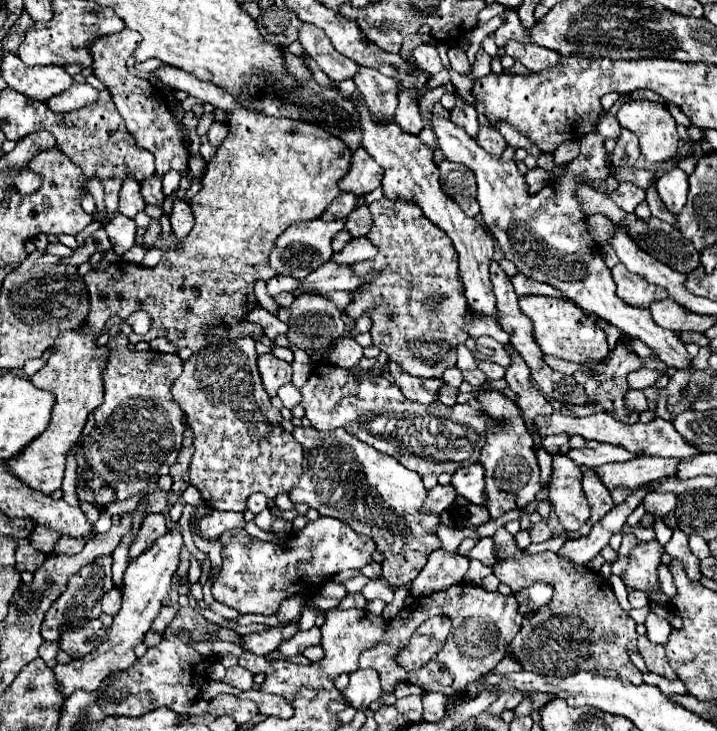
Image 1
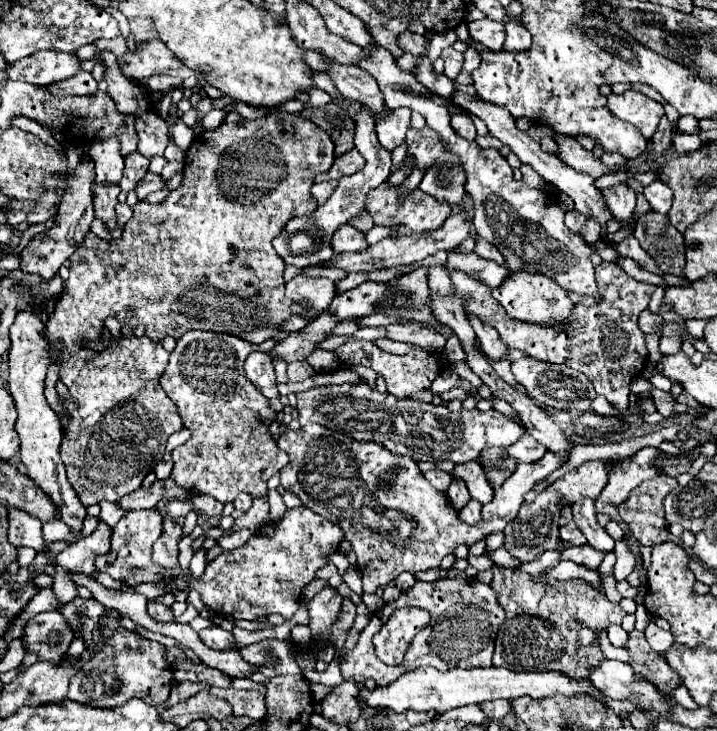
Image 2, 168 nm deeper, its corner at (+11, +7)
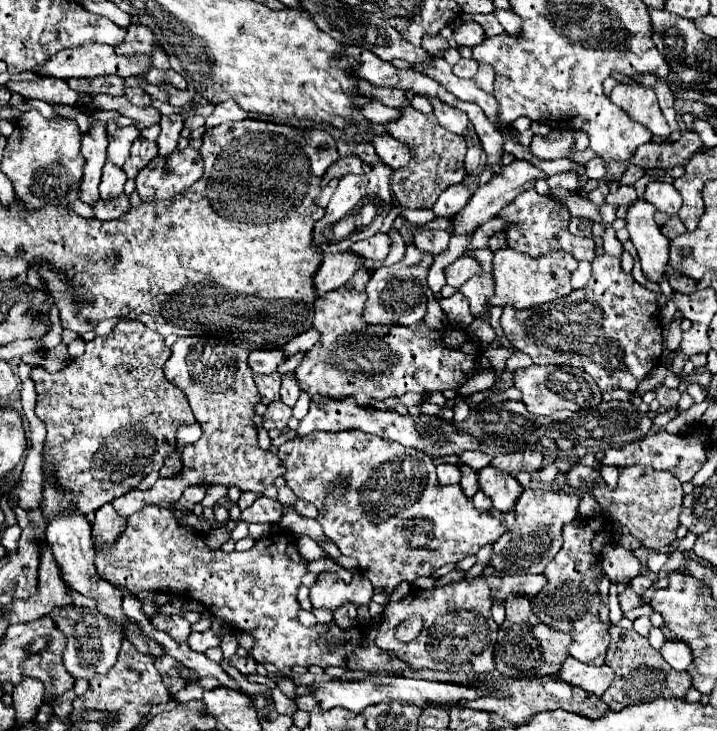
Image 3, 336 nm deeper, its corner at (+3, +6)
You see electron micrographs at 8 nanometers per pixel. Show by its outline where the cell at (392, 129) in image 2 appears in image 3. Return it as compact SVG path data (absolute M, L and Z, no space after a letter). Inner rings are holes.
M389 133L373 135L373 147L375 147L377 155L383 159L383 163L387 163L391 169L401 169L411 159L409 147L407 145L401 145L401 141L397 141Z

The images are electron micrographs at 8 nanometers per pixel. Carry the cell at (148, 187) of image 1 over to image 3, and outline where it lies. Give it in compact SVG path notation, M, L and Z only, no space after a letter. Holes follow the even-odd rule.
M137 137L131 145L131 157L125 161L123 171L127 173L129 179L135 179L137 173L155 157L157 157L157 143L145 137Z

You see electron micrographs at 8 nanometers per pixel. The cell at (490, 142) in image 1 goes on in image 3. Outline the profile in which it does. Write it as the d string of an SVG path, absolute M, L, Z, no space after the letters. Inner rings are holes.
M431 99L431 103L435 107L435 117L437 117L441 127L449 129L455 135L463 135L469 129L469 119L463 111L455 109L455 107L449 107L449 105L445 105L437 99Z

